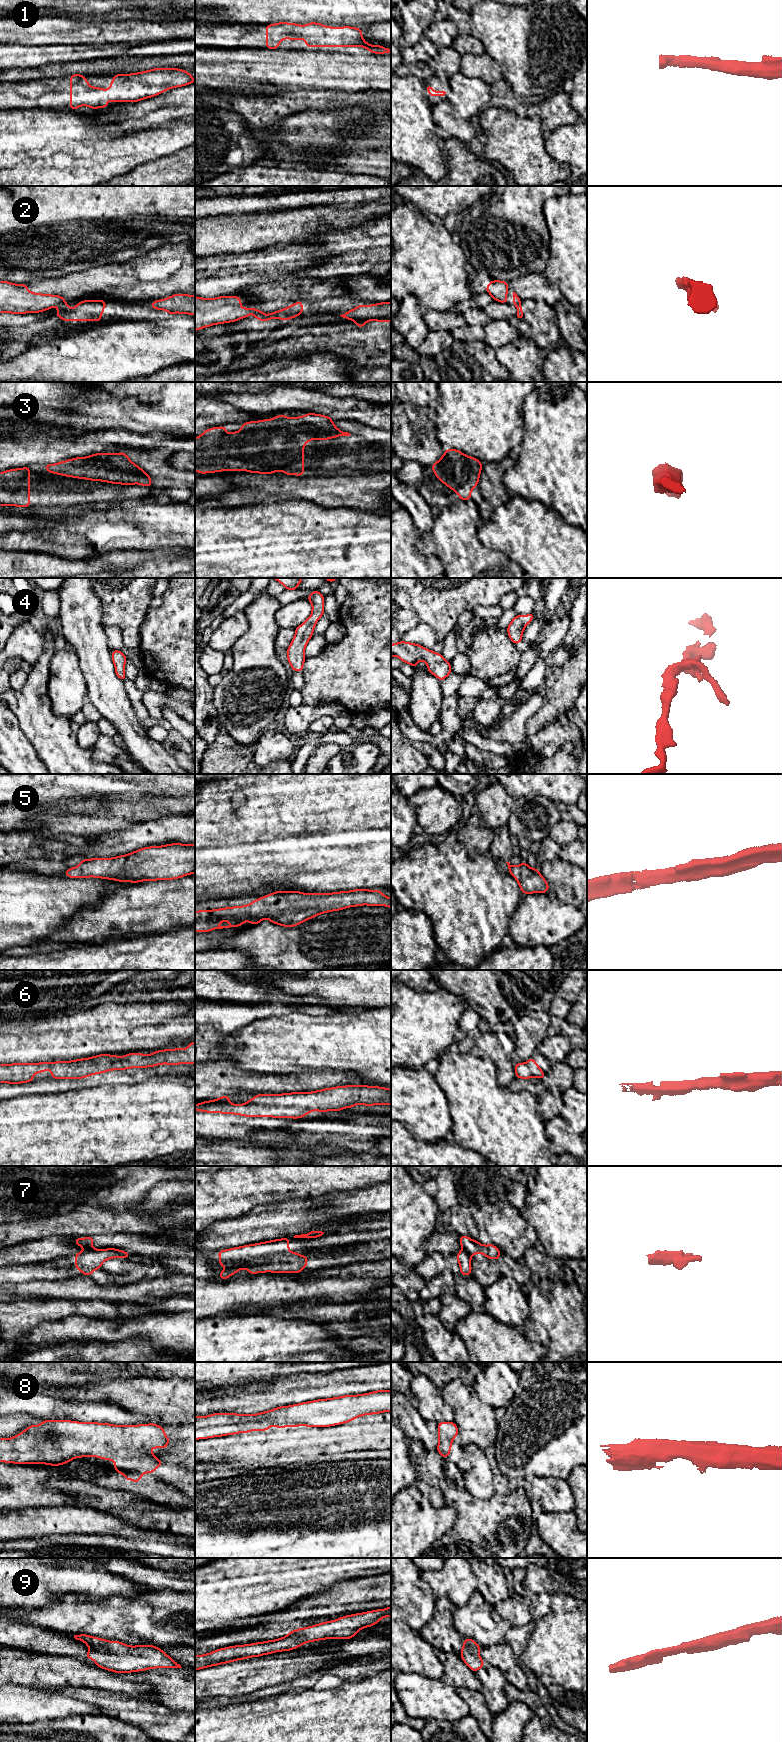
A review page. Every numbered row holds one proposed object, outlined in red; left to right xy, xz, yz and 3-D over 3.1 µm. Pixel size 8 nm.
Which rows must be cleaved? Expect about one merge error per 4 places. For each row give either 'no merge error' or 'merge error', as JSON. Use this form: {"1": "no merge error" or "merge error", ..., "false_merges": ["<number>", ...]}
{"1": "no merge error", "2": "merge error", "3": "no merge error", "4": "no merge error", "5": "no merge error", "6": "no merge error", "7": "merge error", "8": "no merge error", "9": "no merge error", "false_merges": ["2", "7"]}

